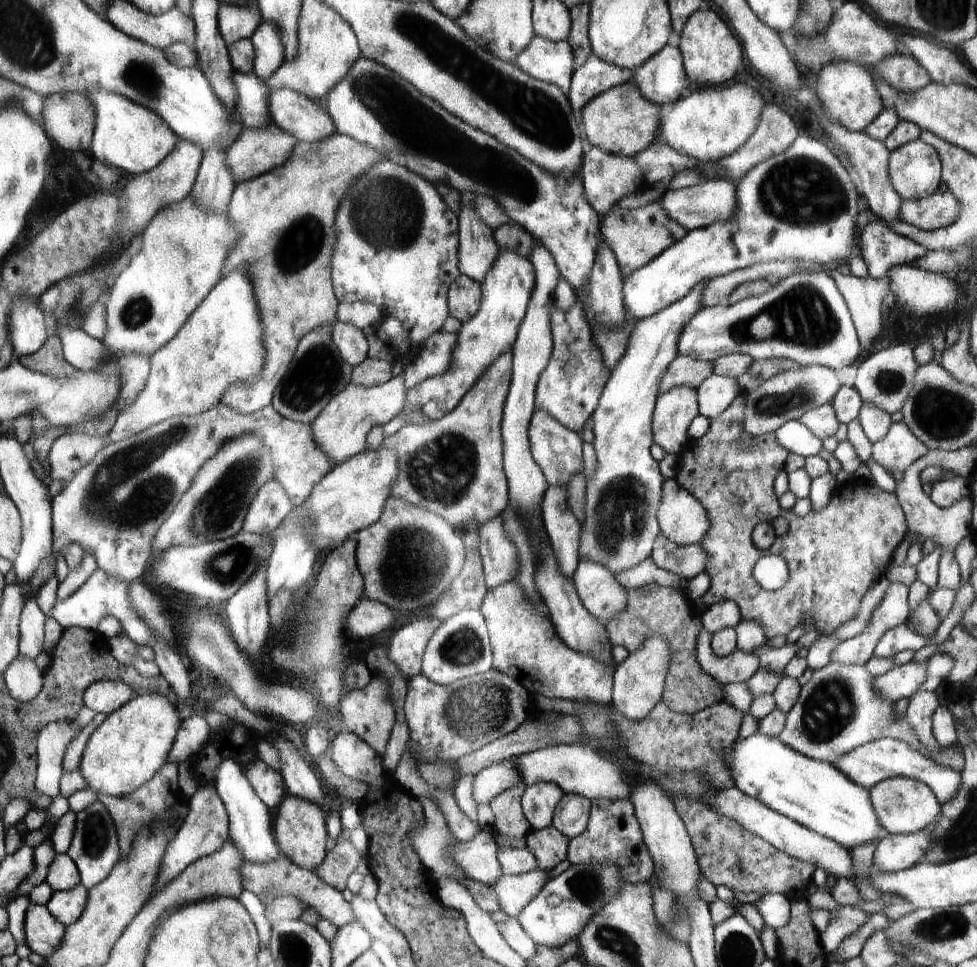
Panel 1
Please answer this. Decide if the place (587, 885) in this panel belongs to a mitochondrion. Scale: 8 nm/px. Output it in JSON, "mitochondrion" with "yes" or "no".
{"mitochondrion":"yes"}

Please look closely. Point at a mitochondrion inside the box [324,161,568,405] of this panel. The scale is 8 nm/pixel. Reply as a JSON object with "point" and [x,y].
{"point":[386,213]}

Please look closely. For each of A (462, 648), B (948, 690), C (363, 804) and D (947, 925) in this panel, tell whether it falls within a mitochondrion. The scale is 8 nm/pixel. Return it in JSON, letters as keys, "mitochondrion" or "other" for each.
{"A":"mitochondrion","B":"other","C":"other","D":"mitochondrion"}

